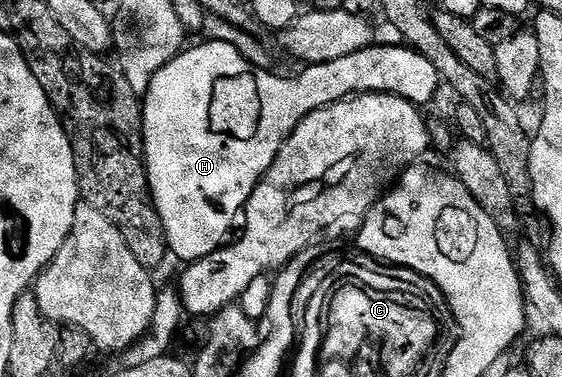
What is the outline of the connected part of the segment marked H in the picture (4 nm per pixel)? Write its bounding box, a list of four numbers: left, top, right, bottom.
[142,41,440,265]

